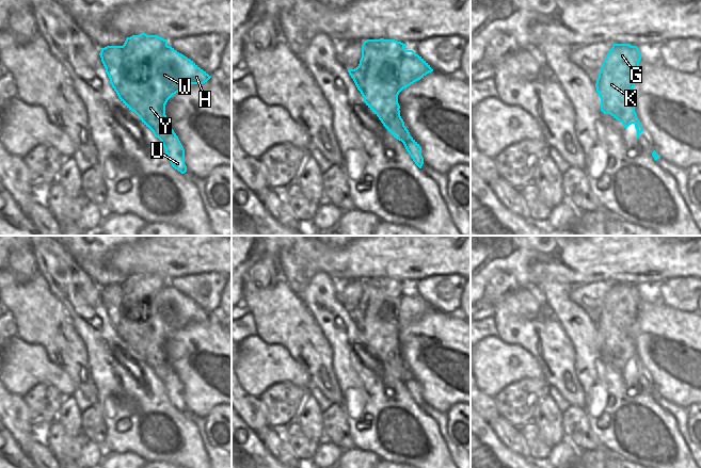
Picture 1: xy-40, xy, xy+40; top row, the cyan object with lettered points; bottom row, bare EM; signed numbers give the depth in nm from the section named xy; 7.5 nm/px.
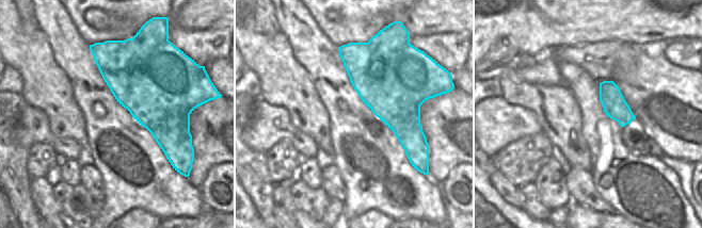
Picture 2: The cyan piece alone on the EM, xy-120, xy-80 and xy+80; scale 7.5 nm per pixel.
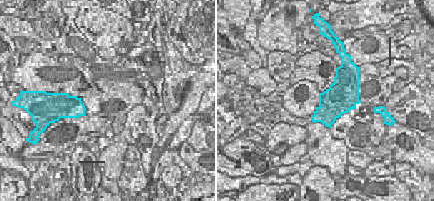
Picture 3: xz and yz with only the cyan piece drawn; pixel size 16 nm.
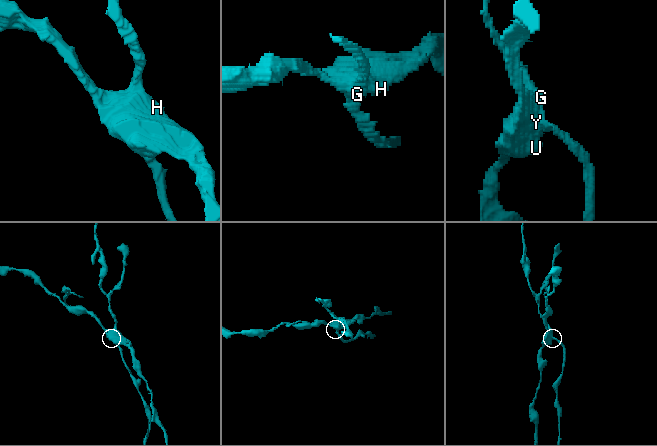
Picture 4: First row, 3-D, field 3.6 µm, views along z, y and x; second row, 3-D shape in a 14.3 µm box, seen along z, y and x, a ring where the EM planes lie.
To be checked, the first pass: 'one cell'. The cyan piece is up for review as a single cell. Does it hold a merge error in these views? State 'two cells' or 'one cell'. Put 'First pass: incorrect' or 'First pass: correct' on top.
First pass: incorrect
two cells

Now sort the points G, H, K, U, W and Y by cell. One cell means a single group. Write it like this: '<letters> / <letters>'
G K / H U W Y

